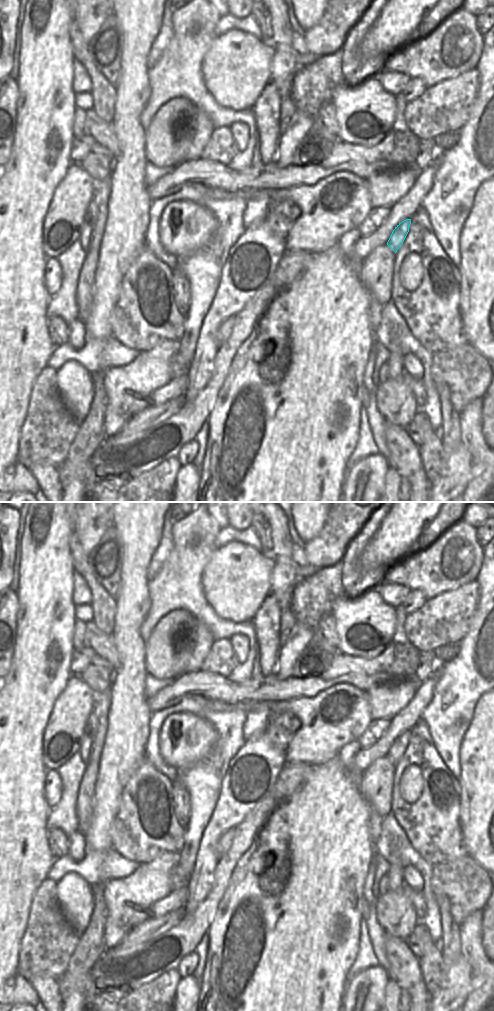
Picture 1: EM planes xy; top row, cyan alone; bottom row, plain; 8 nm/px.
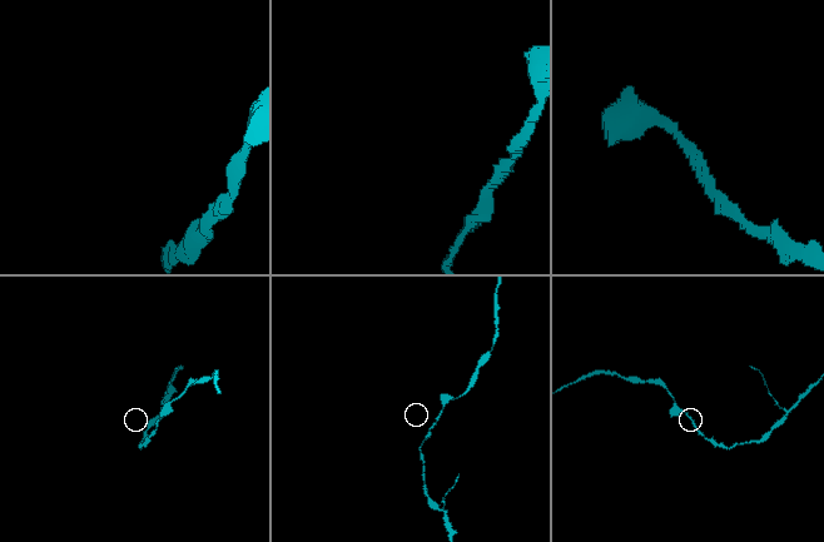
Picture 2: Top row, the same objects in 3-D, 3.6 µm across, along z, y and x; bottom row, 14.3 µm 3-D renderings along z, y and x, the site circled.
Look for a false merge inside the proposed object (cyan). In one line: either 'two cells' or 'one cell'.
one cell

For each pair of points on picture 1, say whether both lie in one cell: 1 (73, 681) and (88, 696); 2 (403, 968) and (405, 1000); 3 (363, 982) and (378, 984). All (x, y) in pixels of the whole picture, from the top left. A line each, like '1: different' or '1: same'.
1: same
2: different
3: same

